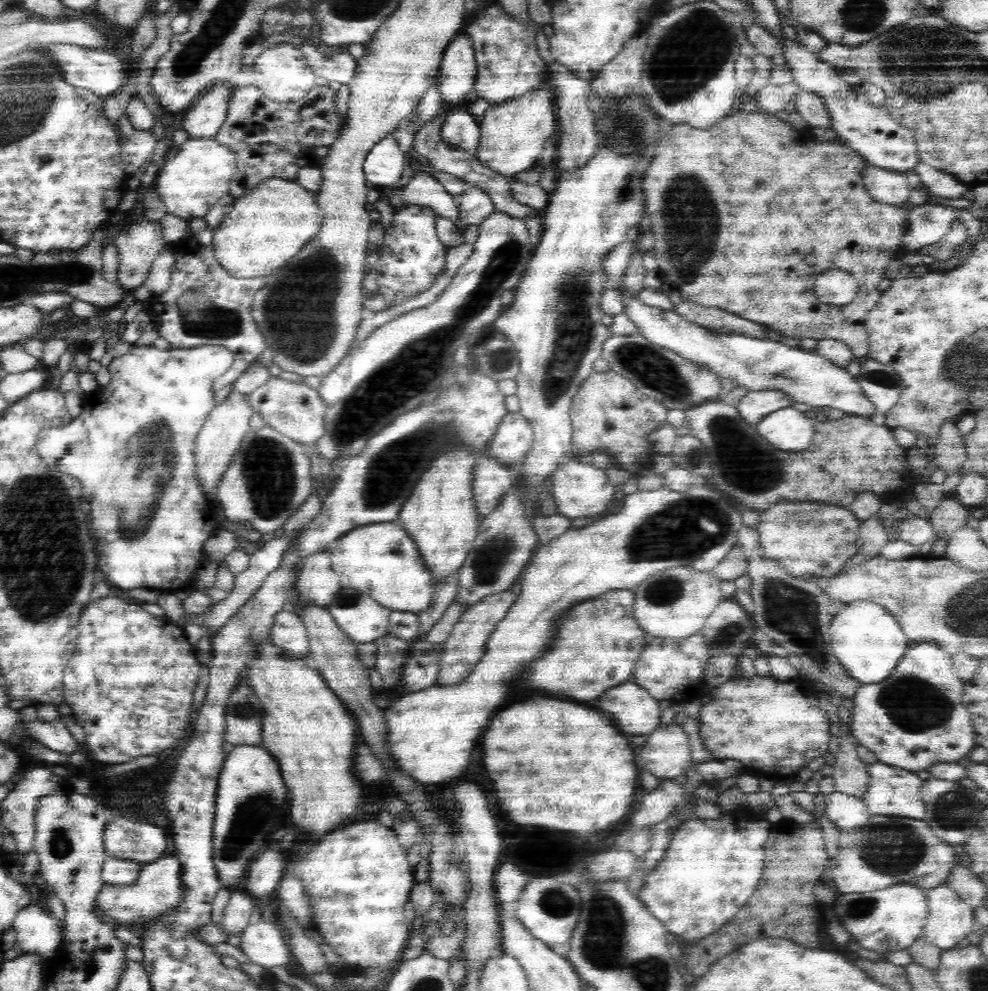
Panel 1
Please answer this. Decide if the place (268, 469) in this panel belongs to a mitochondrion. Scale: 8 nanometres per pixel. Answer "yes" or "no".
yes

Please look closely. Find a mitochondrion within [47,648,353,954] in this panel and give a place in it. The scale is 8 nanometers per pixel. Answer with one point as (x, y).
(231, 848)

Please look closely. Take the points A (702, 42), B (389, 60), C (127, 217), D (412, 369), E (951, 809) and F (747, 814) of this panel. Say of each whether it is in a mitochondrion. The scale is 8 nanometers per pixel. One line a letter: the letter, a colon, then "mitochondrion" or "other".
A: mitochondrion
B: other
C: other
D: mitochondrion
E: mitochondrion
F: other

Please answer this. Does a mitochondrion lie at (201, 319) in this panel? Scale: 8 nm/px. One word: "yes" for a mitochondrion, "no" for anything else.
yes

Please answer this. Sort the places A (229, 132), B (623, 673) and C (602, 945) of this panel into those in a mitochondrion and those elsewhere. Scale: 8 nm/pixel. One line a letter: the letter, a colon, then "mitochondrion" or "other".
A: other
B: other
C: mitochondrion

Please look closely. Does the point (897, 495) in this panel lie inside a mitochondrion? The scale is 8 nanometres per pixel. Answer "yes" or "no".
no

